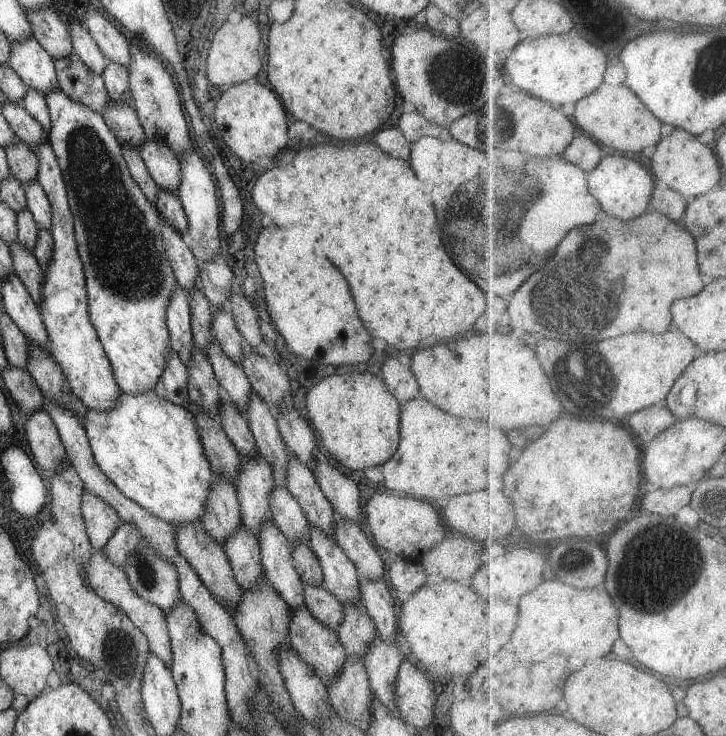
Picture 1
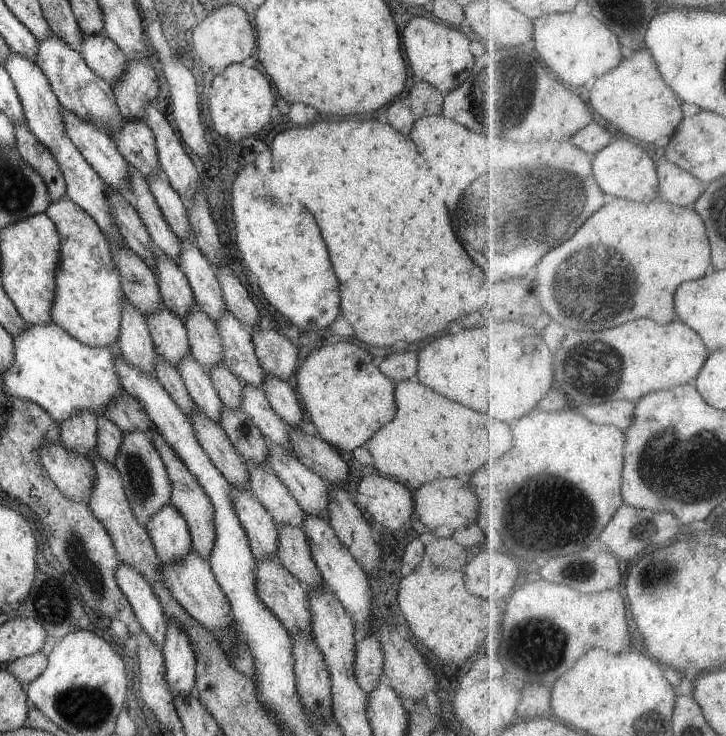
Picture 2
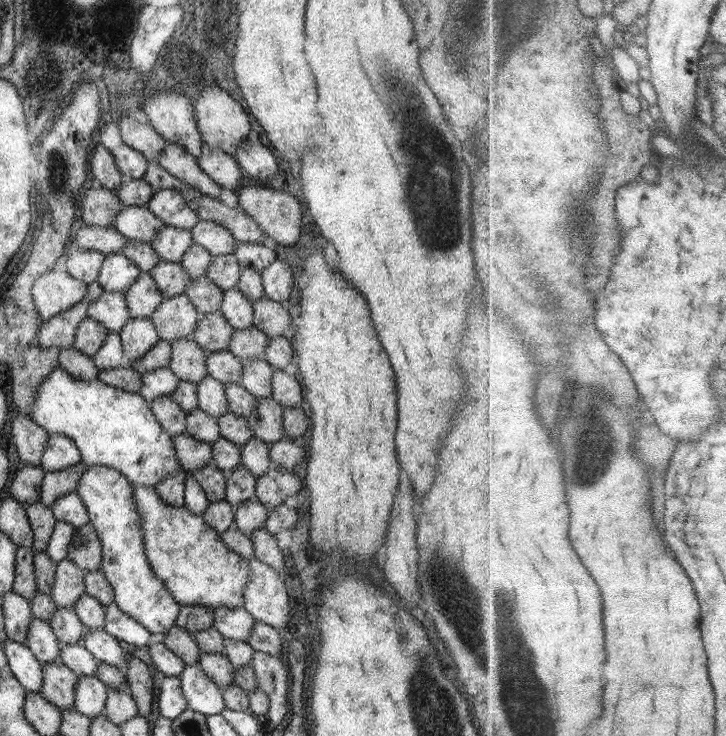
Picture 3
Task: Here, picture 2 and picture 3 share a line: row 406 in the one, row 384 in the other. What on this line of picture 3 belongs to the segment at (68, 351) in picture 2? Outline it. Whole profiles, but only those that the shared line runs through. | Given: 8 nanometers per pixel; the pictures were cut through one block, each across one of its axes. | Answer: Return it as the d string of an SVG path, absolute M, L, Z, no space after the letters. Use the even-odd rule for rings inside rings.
M61 367L55 368L42 384L39 384L34 404L31 408L32 420L46 429L49 434L64 435L70 438L86 466L102 465L120 472L134 487L155 487L162 478L170 476L181 466L175 458L173 436L161 427L153 415L149 402L142 395L126 392L104 384L100 379L76 380Z

